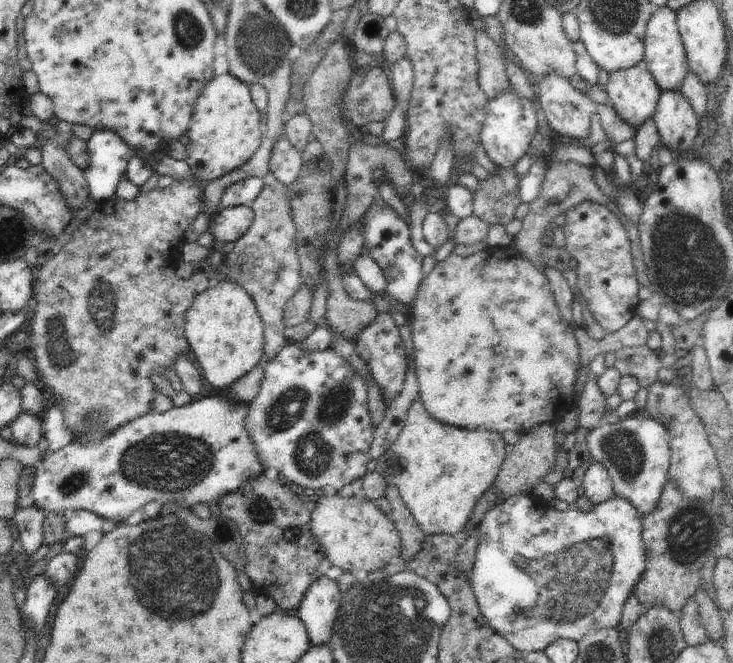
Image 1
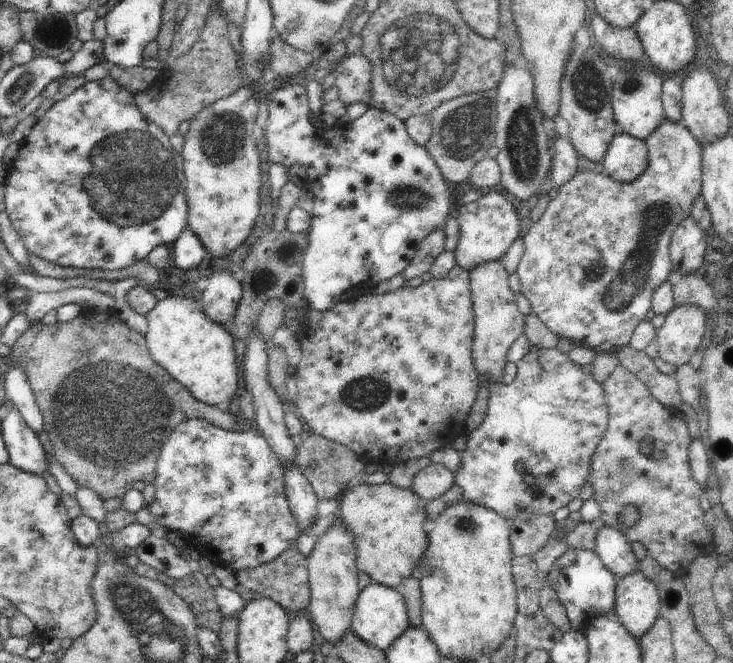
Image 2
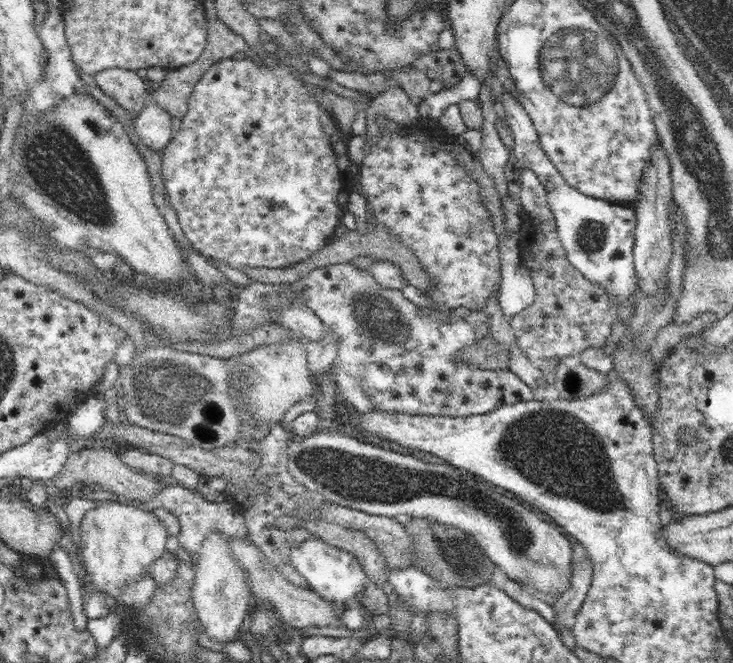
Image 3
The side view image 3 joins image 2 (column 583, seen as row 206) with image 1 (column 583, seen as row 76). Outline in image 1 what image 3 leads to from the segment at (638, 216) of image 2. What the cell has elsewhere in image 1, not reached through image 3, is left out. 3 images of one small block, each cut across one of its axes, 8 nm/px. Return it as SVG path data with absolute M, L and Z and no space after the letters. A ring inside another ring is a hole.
M583 202L565 212L563 236L565 252L577 260L575 274L579 298L585 302L589 314L603 328L603 332L617 332L631 318L635 318L635 306L639 302L637 290L641 288L635 278L627 232L605 206Z

